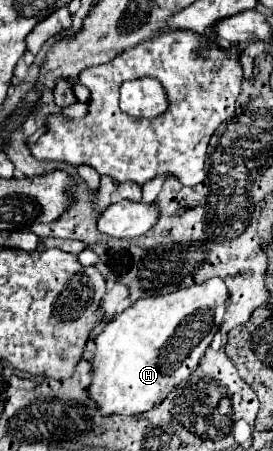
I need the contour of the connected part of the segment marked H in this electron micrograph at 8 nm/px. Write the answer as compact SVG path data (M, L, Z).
M211 278L209 282L181 288L171 294L147 296L143 300L137 300L133 306L129 306L121 314L117 314L105 326L105 330L95 338L97 350L91 360L93 382L89 386L89 392L91 392L91 398L97 402L101 414L129 416L129 414L141 414L159 406L159 402L165 400L165 396L197 368L201 356L205 354L213 336L221 328L227 298L229 298L229 292L225 282L221 278Z

